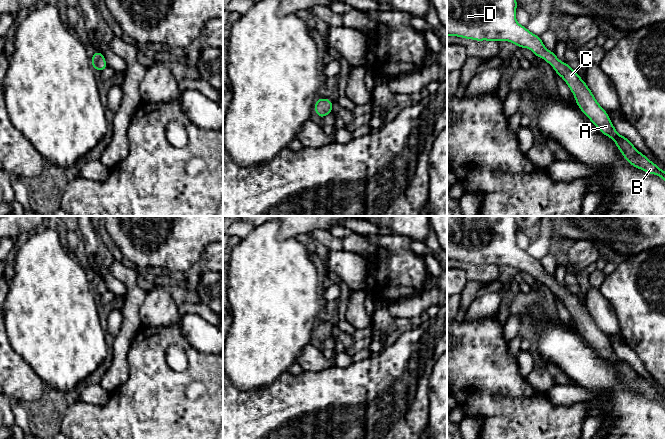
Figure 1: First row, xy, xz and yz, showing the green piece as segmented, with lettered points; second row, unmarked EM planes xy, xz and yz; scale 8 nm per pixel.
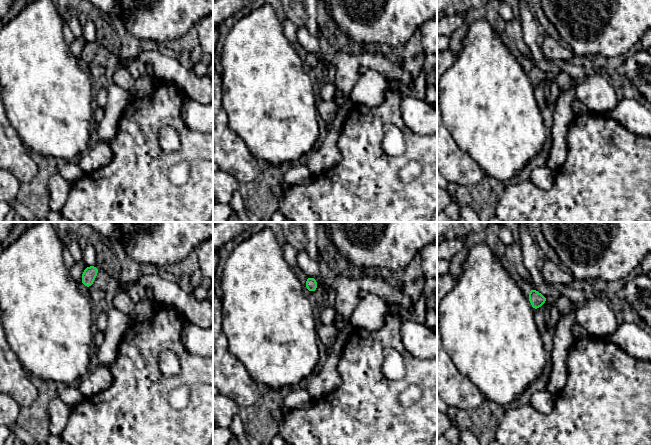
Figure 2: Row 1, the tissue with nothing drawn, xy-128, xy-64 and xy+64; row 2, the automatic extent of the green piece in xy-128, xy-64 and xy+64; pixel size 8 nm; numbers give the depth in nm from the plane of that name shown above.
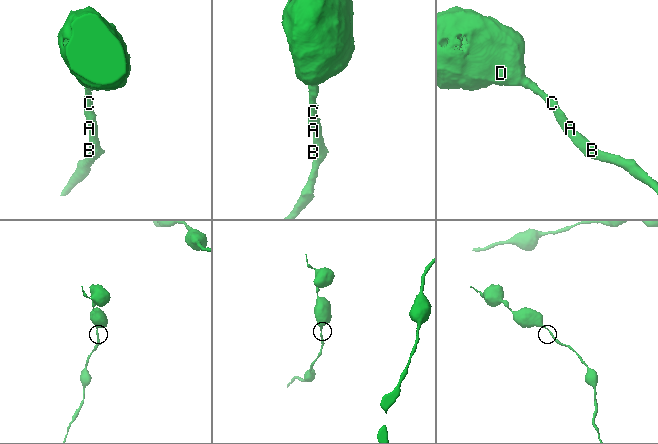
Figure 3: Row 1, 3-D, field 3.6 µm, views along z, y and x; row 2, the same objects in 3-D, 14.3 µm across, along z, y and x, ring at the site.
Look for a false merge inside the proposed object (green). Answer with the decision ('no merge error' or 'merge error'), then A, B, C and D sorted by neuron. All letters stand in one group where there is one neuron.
no merge error; groups A B C D

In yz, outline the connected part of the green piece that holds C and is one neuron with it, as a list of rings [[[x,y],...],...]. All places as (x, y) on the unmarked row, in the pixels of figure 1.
[[[447,216],[447,260],[456,260],[475,265],[508,265],[520,272],[528,272],[536,281],[540,281],[550,288],[554,295],[563,302],[573,317],[580,334],[603,359],[608,360],[615,366],[622,380],[633,391],[644,394],[648,398],[660,400],[665,405],[665,395],[638,375],[629,363],[616,355],[608,337],[597,326],[592,315],[588,312],[585,305],[581,303],[580,299],[568,287],[560,285],[555,276],[549,275],[540,260],[533,258],[517,246],[517,230],[518,227],[514,216]]]

